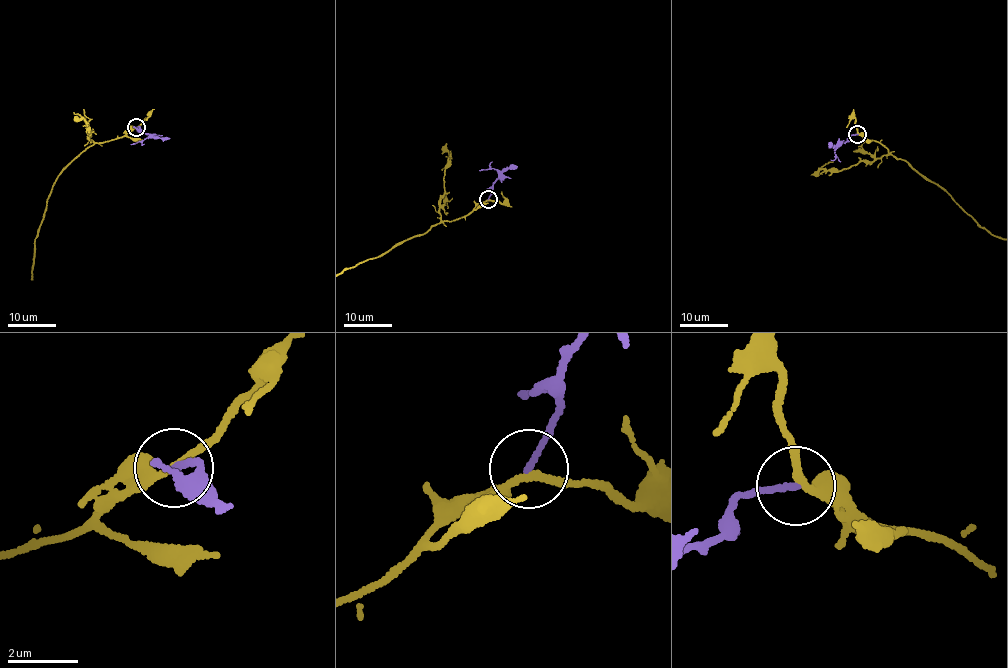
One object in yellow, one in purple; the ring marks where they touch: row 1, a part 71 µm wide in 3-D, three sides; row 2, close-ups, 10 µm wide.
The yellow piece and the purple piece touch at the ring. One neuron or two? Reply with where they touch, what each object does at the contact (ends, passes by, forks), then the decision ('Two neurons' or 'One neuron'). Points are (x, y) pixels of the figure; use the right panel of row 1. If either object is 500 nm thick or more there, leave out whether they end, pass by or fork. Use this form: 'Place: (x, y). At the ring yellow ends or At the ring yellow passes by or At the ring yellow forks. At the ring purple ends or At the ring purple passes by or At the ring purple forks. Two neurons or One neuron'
Place: (857, 134). At the ring yellow passes by. At the ring purple ends. One neuron

